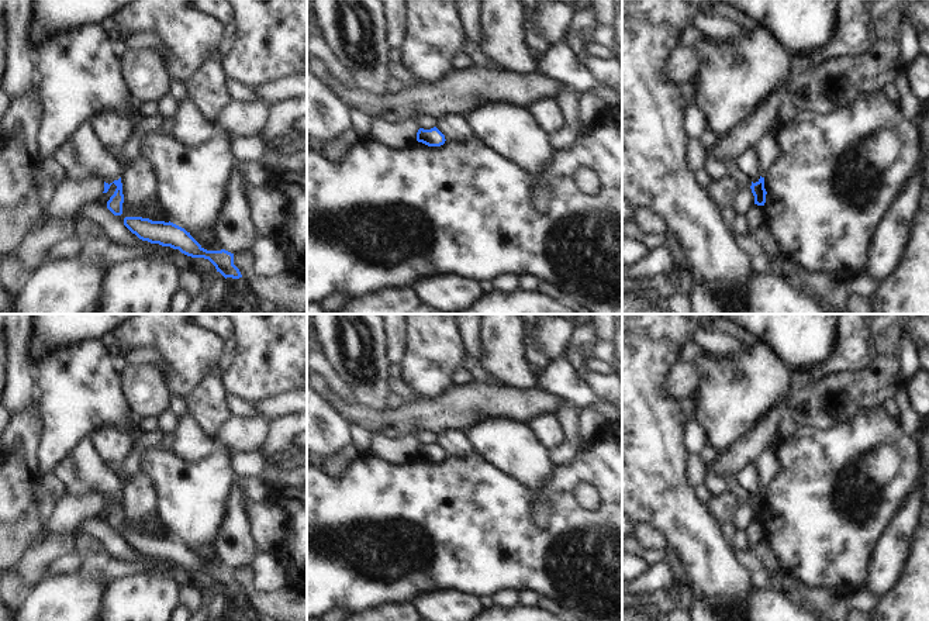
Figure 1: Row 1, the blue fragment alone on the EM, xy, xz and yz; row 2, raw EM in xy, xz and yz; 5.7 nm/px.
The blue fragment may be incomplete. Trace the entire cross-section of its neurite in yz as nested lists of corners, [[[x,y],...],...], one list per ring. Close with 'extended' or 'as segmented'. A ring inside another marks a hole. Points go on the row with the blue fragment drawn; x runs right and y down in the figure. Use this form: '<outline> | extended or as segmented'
[[[747,148],[733,163],[732,169],[735,173],[740,173],[752,182],[752,193],[754,196],[754,204],[764,206],[766,203],[766,189],[764,177],[759,172],[759,159],[756,156],[754,148]]] | extended

